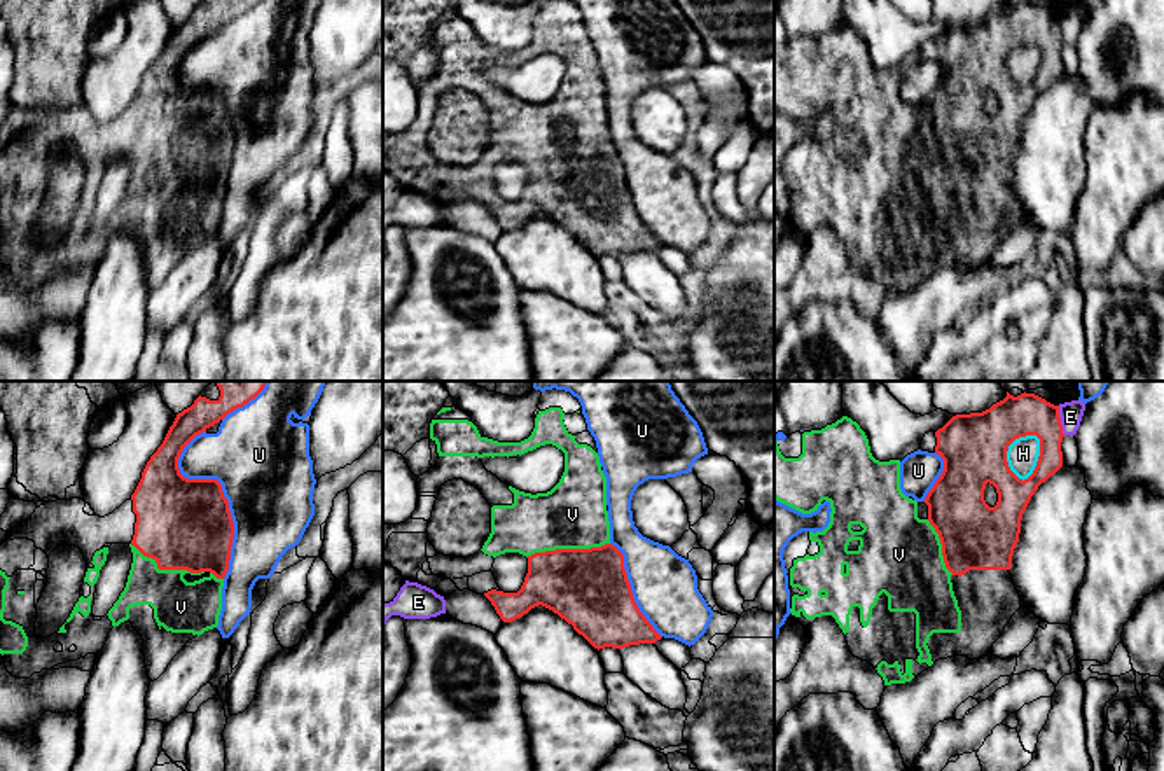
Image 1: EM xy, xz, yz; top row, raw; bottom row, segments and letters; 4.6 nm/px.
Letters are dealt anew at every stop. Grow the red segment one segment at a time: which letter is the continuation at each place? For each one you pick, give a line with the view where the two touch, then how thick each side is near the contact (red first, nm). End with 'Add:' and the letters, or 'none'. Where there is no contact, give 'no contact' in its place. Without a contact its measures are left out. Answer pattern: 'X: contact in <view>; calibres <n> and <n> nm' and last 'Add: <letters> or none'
V: contact in xz; calibres 360 and 300 nm
Add: V

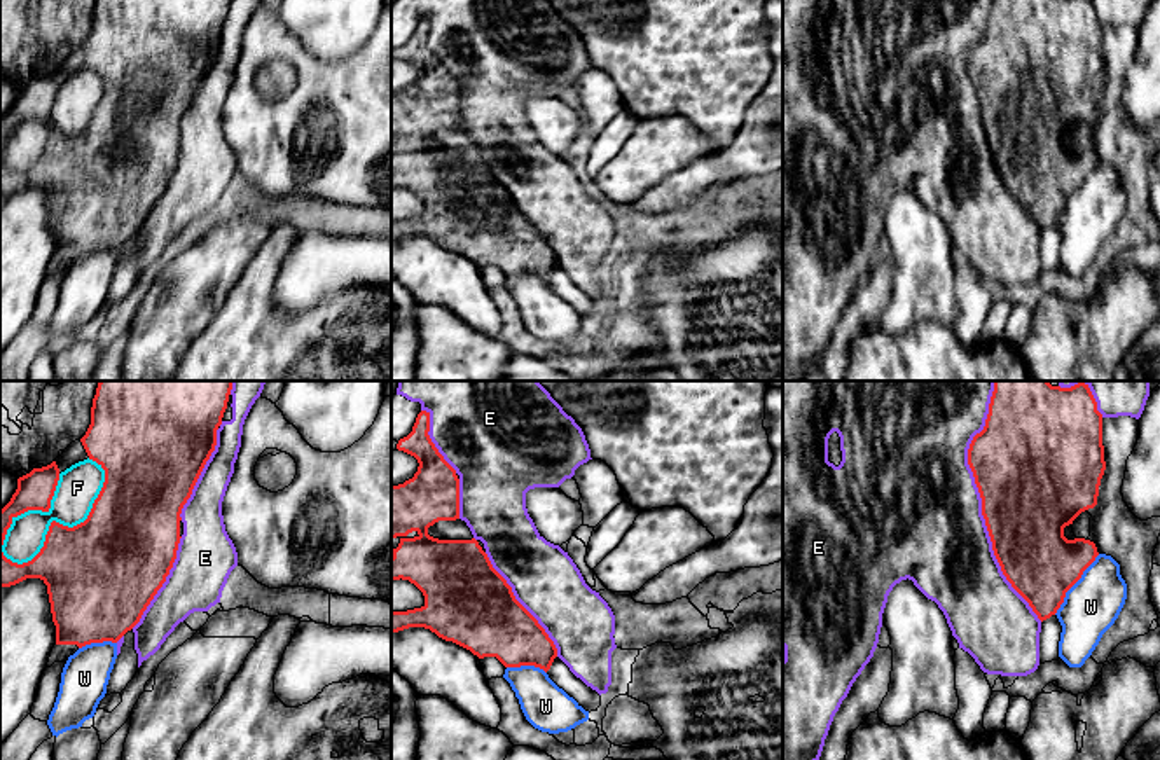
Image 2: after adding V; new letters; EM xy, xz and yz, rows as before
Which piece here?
Add: none

